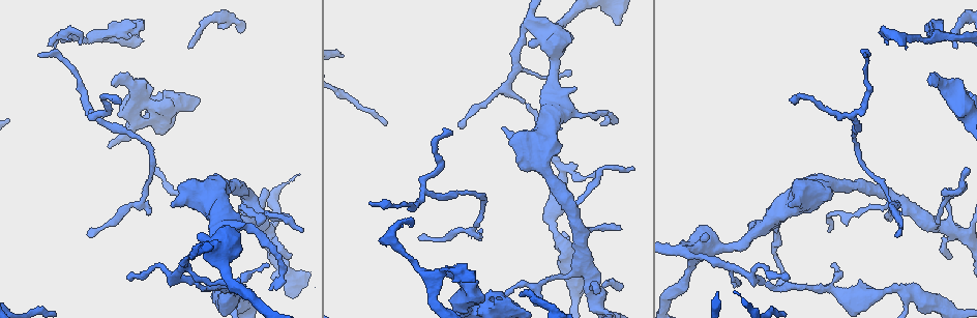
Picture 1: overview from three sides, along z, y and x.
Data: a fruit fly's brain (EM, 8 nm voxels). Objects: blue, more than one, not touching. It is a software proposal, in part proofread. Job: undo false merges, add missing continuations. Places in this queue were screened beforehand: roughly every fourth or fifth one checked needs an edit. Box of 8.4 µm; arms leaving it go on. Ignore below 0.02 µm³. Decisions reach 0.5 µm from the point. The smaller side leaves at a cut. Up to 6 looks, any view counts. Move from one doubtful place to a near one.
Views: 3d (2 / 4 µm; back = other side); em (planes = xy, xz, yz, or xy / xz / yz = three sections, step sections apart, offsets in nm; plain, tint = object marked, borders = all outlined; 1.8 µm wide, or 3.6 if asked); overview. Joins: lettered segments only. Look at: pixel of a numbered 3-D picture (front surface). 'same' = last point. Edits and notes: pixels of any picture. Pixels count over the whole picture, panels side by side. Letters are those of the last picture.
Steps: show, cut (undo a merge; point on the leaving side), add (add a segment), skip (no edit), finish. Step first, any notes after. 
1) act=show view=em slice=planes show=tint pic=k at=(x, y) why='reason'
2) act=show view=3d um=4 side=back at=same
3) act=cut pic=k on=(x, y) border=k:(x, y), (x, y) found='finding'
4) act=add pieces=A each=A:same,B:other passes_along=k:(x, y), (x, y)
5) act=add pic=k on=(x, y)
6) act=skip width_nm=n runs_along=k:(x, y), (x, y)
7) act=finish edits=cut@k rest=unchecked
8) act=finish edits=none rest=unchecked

act=show view=3d um=4 side=back pic=1 at=(380, 240) why='free end'

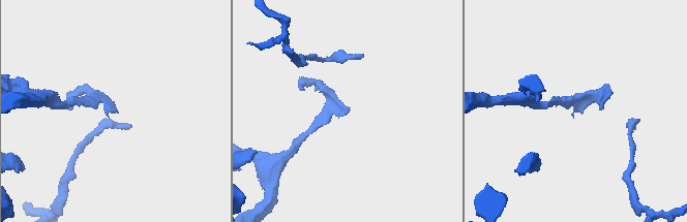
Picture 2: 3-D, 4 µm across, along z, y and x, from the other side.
act=show view=em slice=yz step=8 show=borders pic=2 at=(581, 111) why='shape alone is not enough'

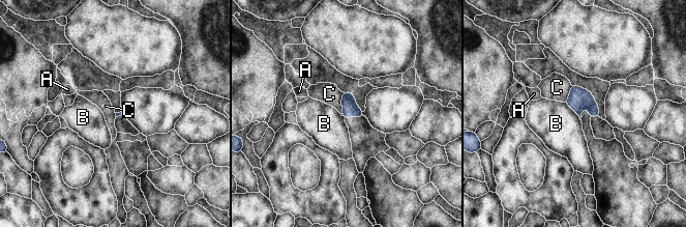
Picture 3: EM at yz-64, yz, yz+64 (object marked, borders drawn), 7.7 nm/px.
act=show view=em slice=planes show=borders at=same why='another direction'

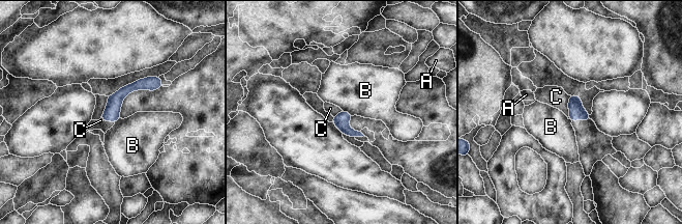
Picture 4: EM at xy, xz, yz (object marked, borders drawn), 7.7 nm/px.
act=skip each=A:other,B:other,C:other runs_along=4:(159, 83), (126, 89), (105, 118) found='none of them fits'

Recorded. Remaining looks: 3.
act=show view=3d um=2 pic=1 at=(622, 285) why='branch stops here'

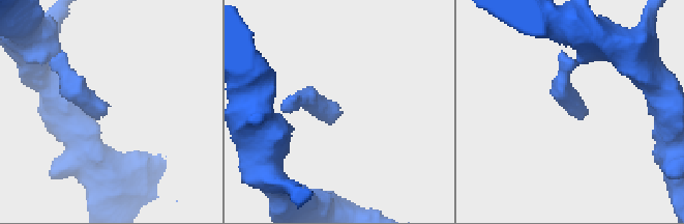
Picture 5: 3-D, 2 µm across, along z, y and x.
act=show view=em slice=planes show=tint pic=5 at=(104, 109)

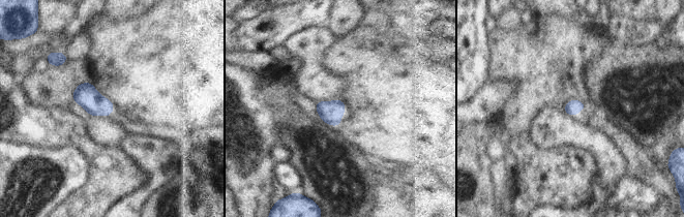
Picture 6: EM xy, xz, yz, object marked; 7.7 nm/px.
act=show view=em slice=planes show=borders at=same why='see the neighbours'

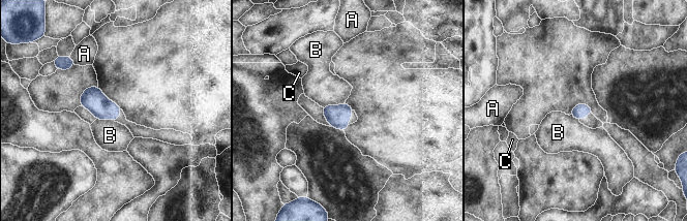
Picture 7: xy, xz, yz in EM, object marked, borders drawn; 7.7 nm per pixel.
act=skip longest_contact=B:180nm each=A:other,B:other,C:other border=7:(345, 103), (323, 107) found='none of them fits'

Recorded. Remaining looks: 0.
act=finish edits=none rest=unchecked

